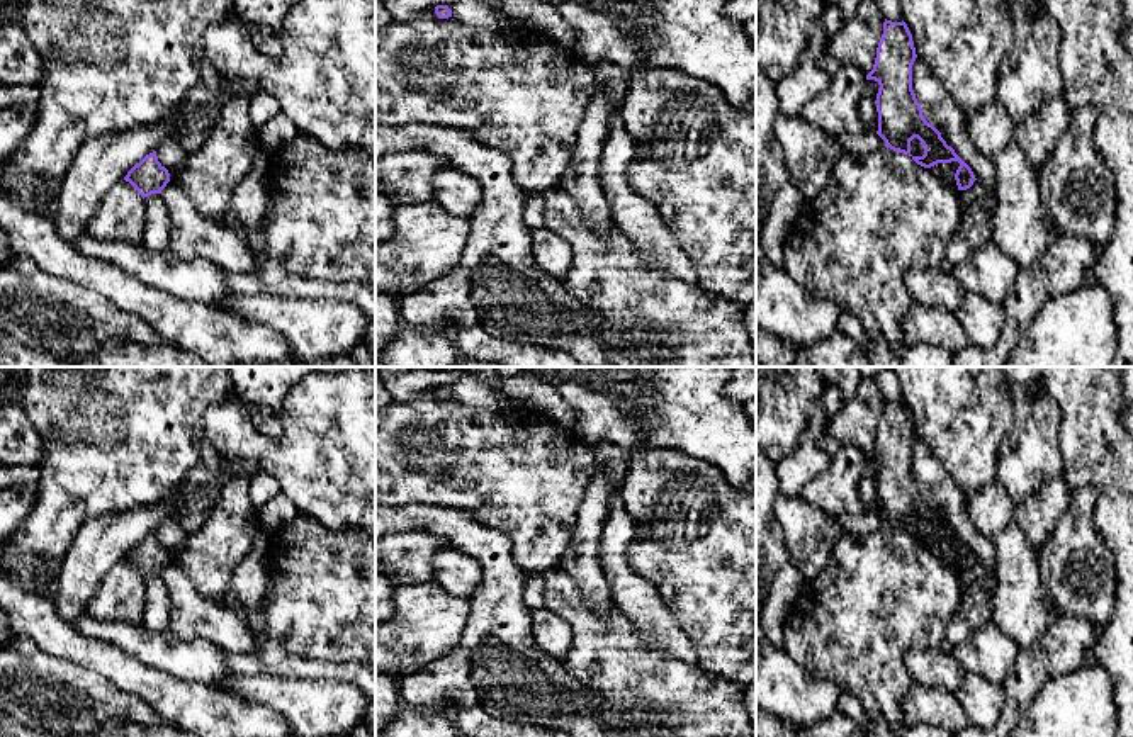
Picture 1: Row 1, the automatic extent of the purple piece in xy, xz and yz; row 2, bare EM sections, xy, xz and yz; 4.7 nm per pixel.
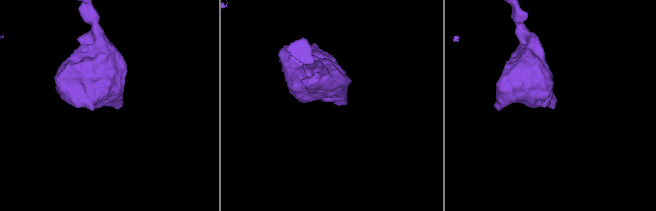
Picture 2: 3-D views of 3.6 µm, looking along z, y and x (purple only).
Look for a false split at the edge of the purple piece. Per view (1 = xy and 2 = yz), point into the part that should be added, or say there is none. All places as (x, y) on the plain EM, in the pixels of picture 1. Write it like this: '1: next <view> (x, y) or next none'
1: next none
2: next none

